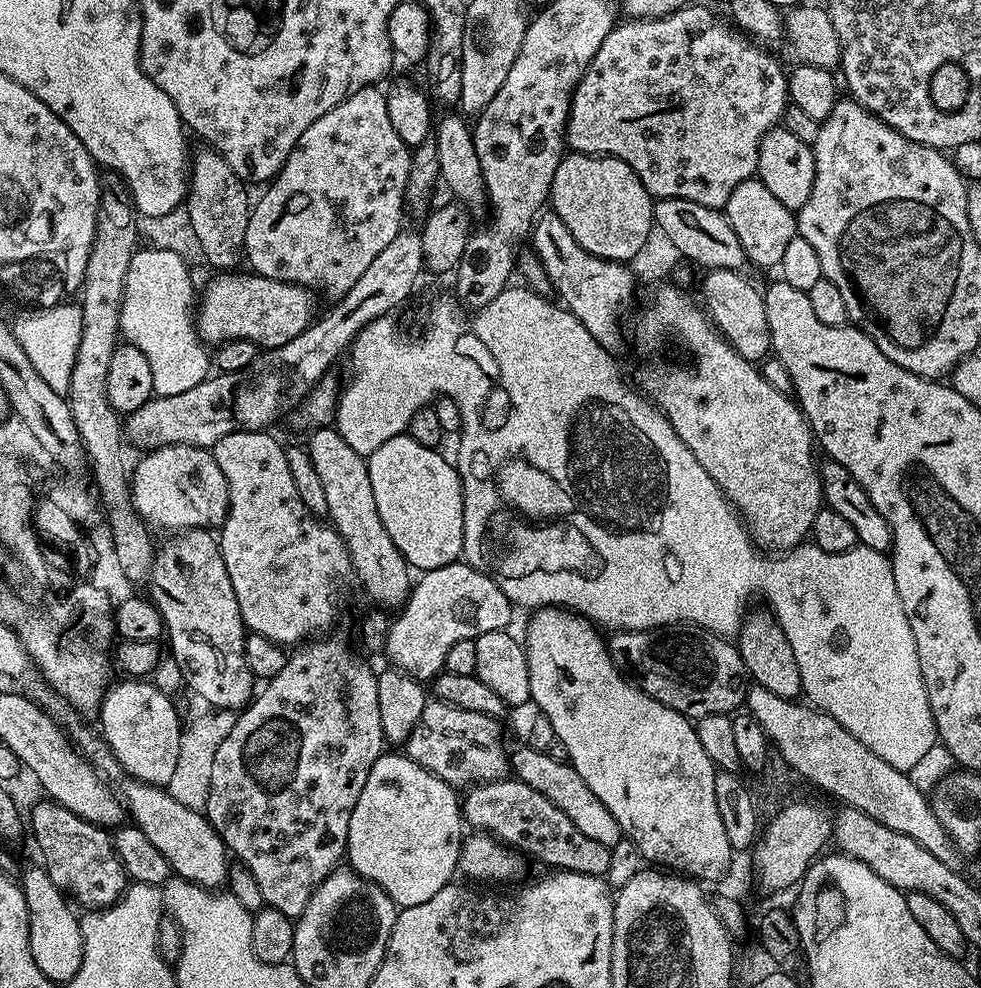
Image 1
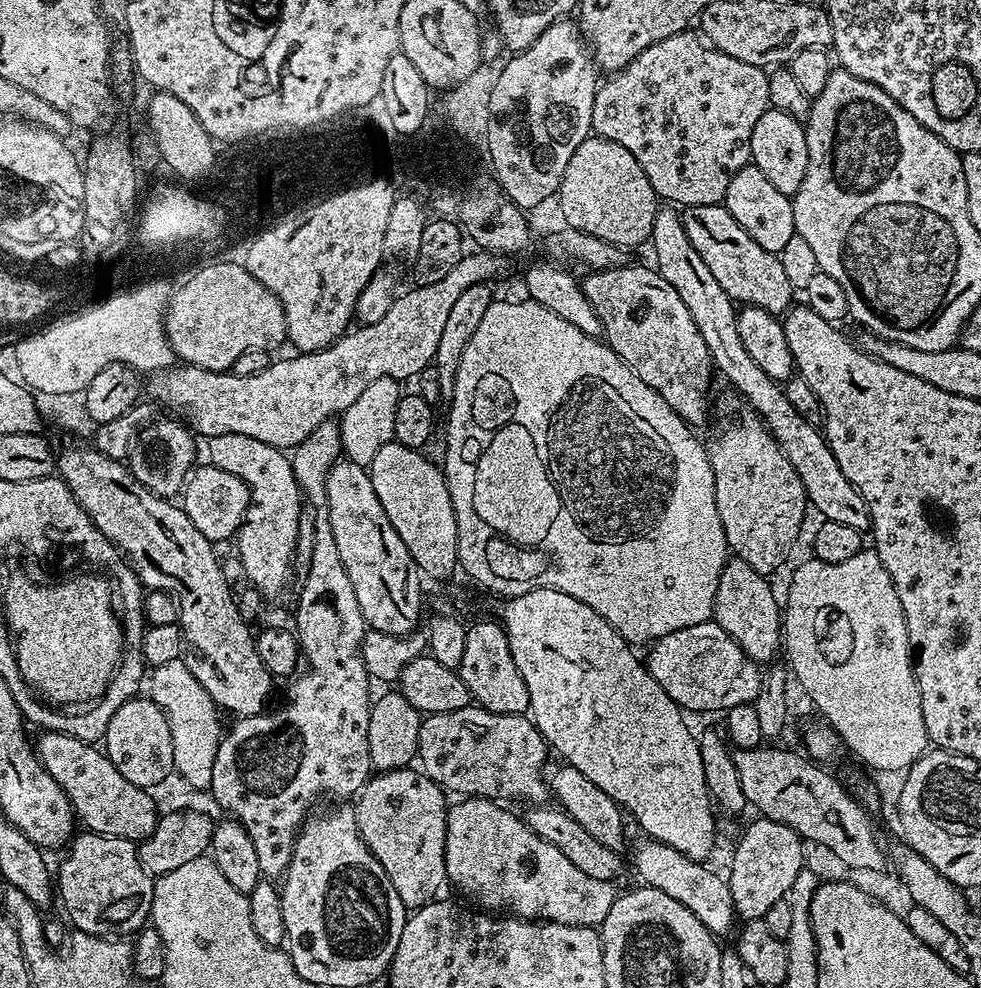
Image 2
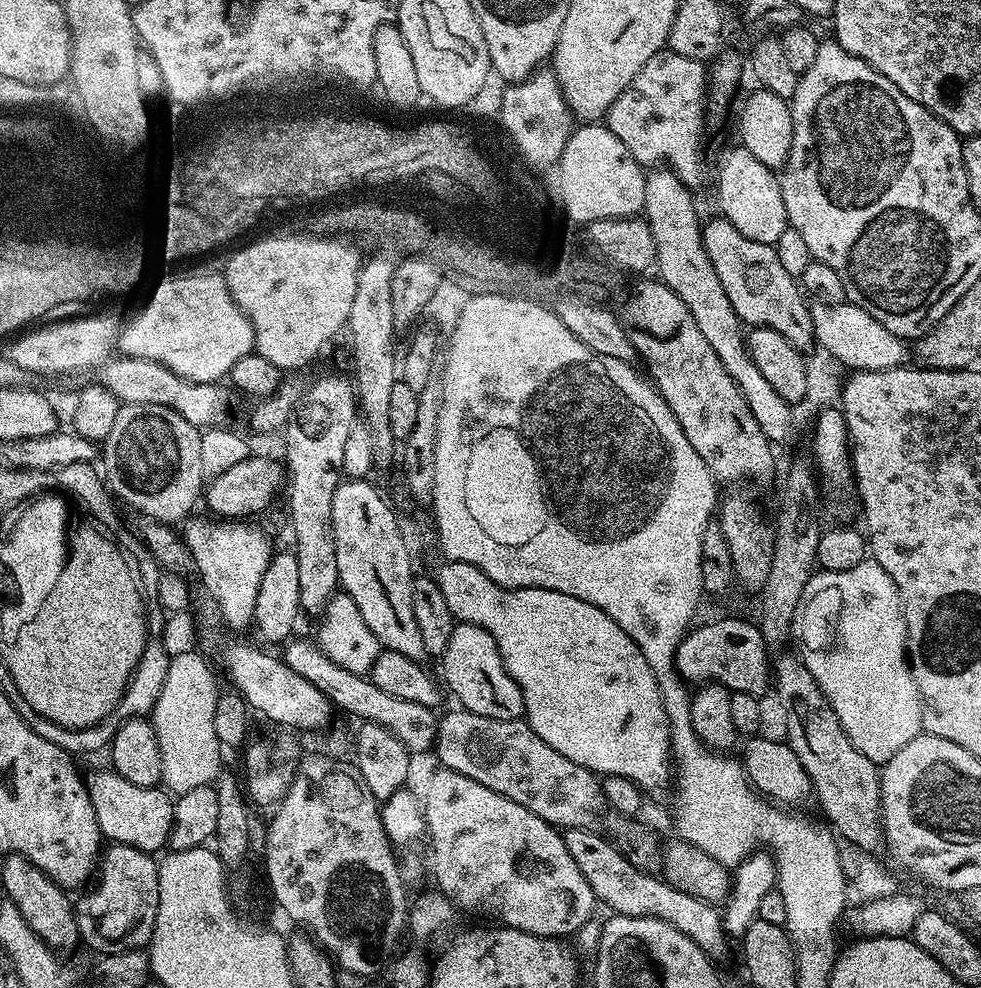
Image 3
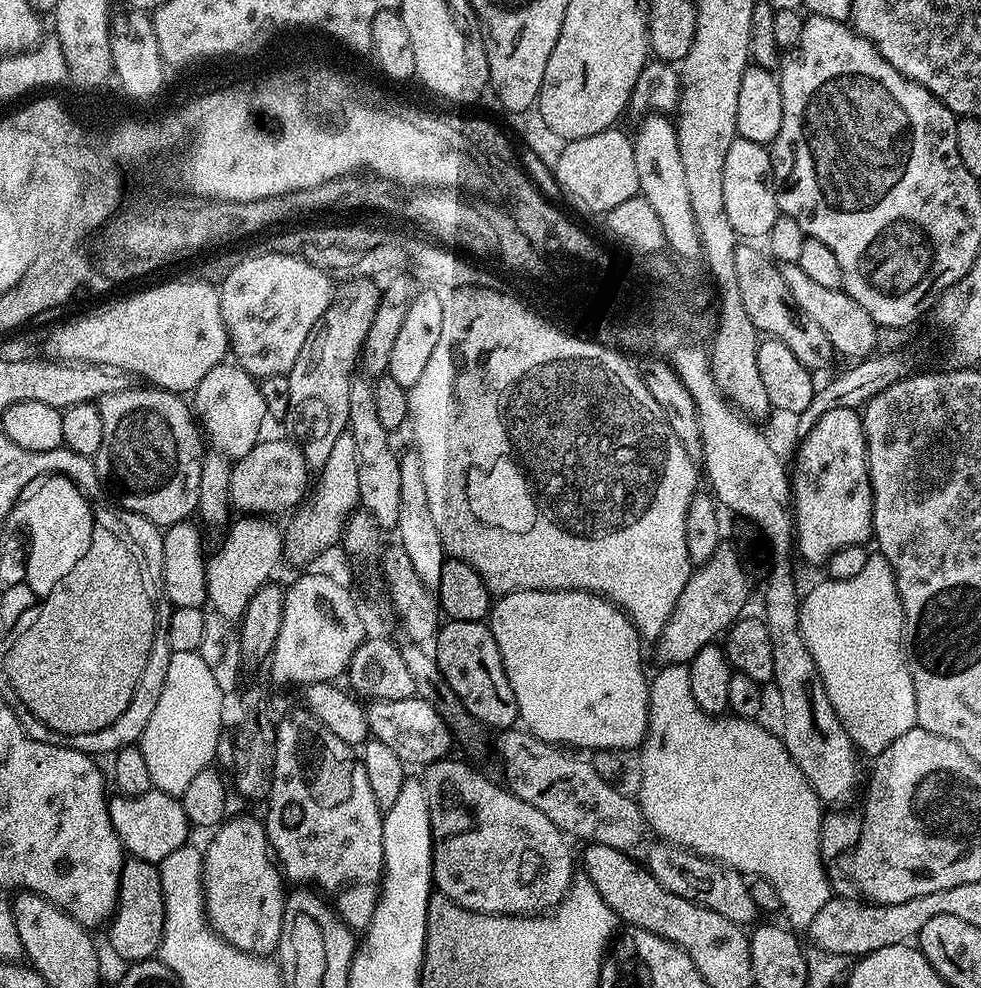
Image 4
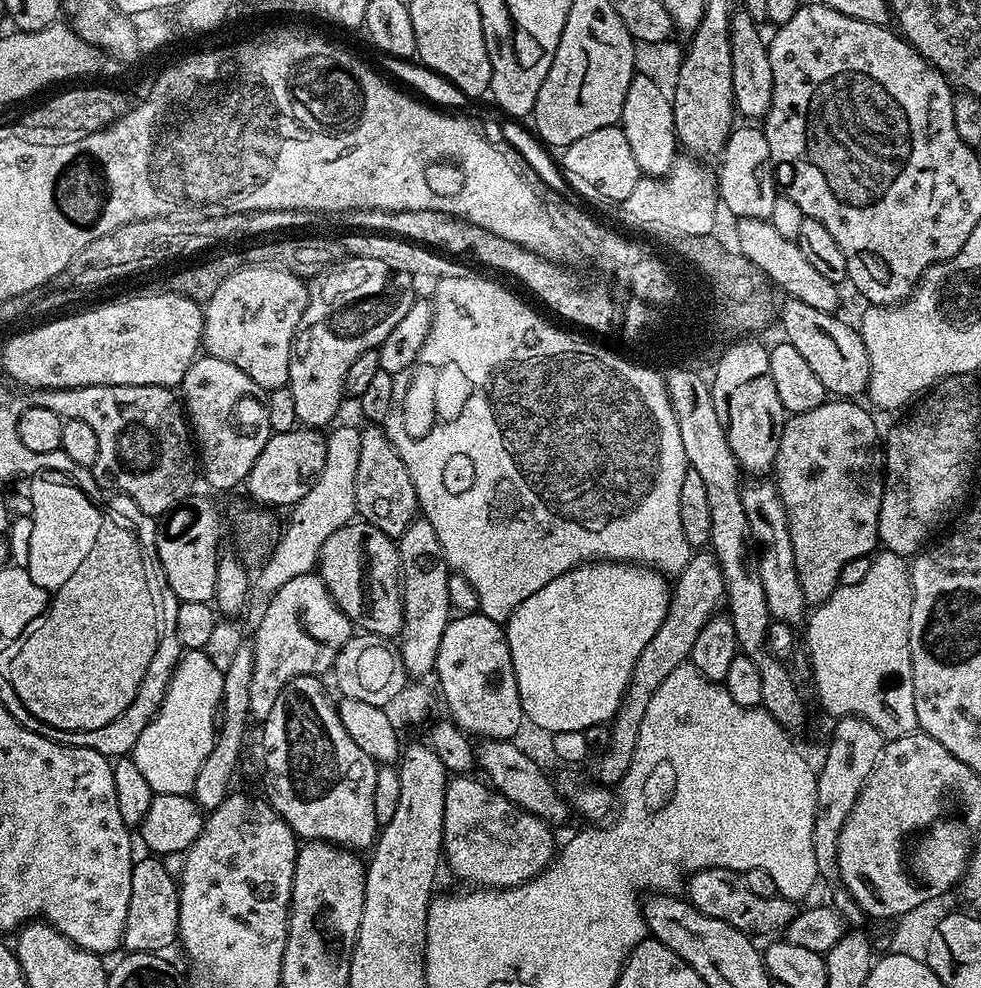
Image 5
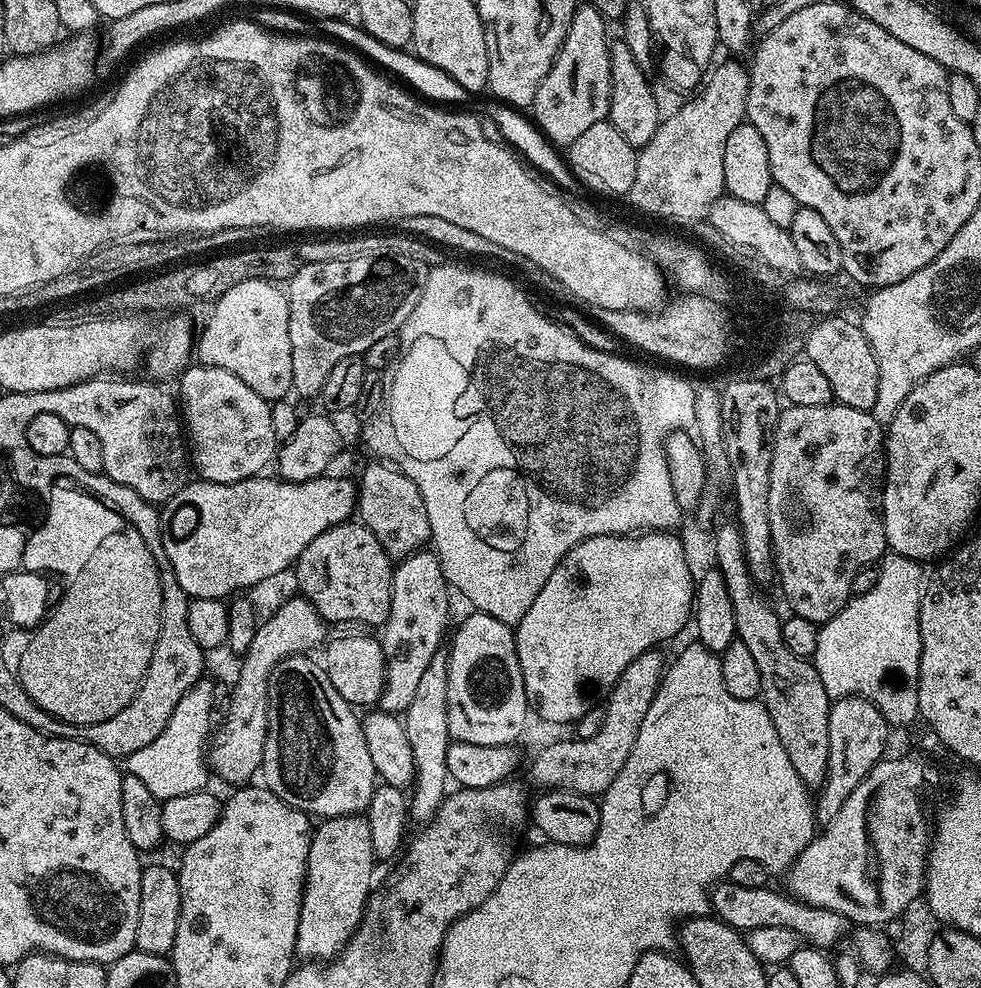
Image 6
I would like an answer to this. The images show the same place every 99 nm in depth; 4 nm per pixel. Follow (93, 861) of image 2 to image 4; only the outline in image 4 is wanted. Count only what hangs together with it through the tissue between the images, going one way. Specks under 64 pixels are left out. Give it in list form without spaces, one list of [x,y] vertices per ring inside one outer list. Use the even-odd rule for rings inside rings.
[[[135,858],[125,859],[120,875],[116,911],[106,925],[108,944],[124,962],[153,959],[160,951],[164,925],[164,895],[160,869],[155,864]]]

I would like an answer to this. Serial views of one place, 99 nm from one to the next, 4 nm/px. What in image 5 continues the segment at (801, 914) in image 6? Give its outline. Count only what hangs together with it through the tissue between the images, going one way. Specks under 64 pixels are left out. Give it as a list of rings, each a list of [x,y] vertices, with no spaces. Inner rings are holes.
[[[703,868],[691,873],[686,880],[687,888],[686,899],[698,911],[702,914],[710,914],[710,918],[718,918],[753,938],[768,935],[771,937],[773,934],[783,933],[798,911],[793,901],[779,894],[770,898],[758,898],[758,894],[753,894],[746,887],[741,873],[731,872],[725,868]],[[771,932],[776,933],[771,934]]]

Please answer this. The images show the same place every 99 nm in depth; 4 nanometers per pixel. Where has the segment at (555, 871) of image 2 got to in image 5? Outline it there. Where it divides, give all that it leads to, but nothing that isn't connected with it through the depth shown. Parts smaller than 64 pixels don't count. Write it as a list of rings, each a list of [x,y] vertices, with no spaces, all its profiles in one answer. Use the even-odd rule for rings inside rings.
[[[460,774],[447,781],[444,800],[443,855],[460,878],[482,888],[512,888],[539,876],[556,853],[549,825],[514,806],[487,783]]]

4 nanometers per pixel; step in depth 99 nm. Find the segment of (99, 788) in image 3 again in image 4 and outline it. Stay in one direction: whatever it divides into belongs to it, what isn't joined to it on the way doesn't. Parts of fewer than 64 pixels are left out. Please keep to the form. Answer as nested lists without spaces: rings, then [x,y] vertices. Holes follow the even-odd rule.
[[[153,790],[141,796],[113,795],[108,802],[108,813],[118,838],[124,844],[125,853],[137,860],[159,865],[160,861],[174,854],[174,850],[189,843],[190,825],[186,810],[169,792]]]

